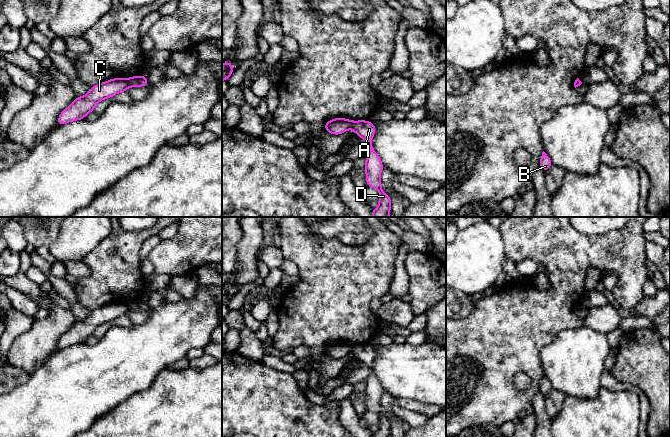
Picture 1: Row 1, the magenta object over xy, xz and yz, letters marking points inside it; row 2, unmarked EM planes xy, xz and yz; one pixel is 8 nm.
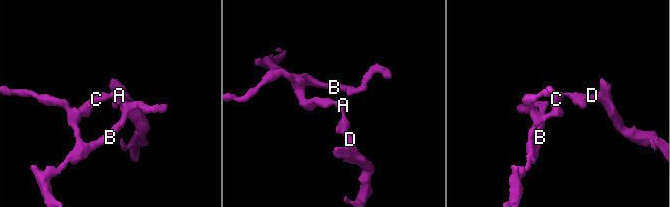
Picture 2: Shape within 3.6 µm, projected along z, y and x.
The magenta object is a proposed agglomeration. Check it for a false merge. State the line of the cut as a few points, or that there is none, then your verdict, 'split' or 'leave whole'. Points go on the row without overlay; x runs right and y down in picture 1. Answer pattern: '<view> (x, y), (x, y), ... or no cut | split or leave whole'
xz (352, 345), (350, 351) | split

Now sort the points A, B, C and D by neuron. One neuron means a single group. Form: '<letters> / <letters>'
A D / B C

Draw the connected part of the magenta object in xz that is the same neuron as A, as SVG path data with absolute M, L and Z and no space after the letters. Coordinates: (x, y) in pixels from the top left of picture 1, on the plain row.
M360 344L352 345L351 352L357 360L370 368L370 374L366 379L364 390L366 396L366 409L379 415L379 429L373 433L372 437L390 437L391 422L381 413L382 407L380 405L380 399L384 389L372 370L372 363L374 361L376 351L370 345Z

